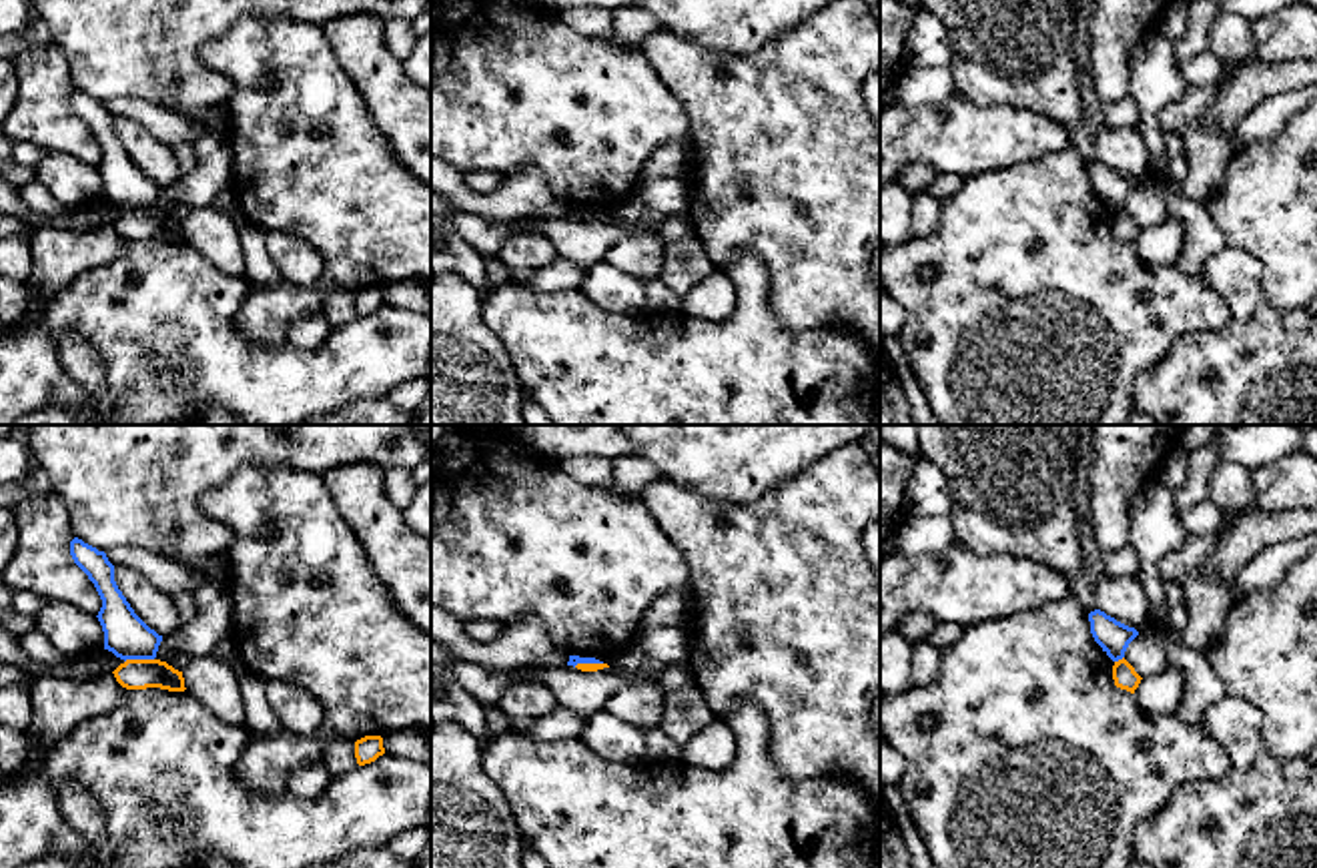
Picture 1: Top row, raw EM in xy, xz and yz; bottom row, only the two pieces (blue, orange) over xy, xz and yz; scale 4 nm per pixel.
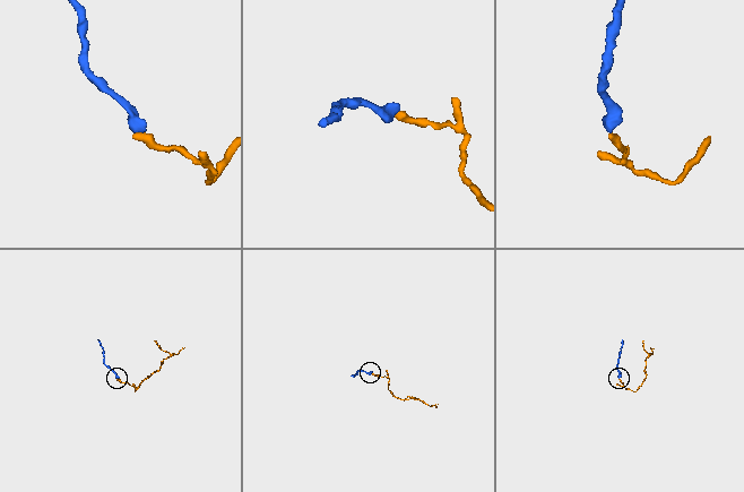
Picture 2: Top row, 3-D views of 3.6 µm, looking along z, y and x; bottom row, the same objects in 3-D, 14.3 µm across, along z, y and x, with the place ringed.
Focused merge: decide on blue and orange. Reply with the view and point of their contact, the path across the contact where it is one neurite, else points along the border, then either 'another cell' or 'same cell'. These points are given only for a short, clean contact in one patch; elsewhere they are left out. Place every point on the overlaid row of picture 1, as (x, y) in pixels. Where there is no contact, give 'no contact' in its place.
contact xy (139, 658); border xy (153, 658), (129, 658), (125, 662); another cell

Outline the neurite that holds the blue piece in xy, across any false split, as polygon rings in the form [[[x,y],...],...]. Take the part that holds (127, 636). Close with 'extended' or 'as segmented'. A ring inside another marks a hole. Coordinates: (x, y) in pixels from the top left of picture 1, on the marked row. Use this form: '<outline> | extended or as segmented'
[[[74,537],[70,541],[70,555],[94,583],[102,599],[102,607],[96,617],[104,631],[104,649],[124,662],[154,660],[162,635],[150,629],[134,613],[114,581],[114,565],[108,561],[106,553]]] | as segmented

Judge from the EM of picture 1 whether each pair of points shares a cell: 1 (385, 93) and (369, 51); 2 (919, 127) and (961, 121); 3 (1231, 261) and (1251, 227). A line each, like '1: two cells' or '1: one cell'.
1: one cell
2: one cell
3: two cells

